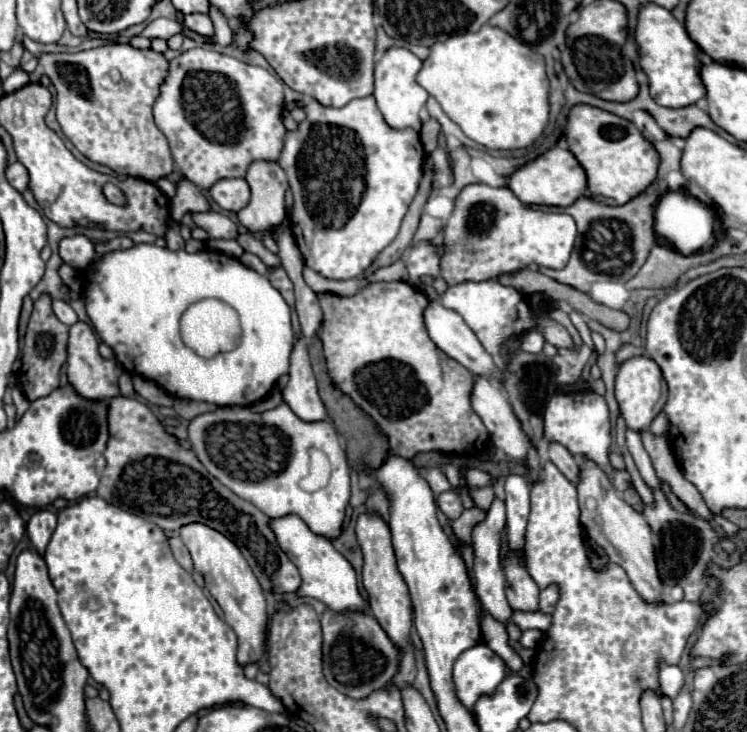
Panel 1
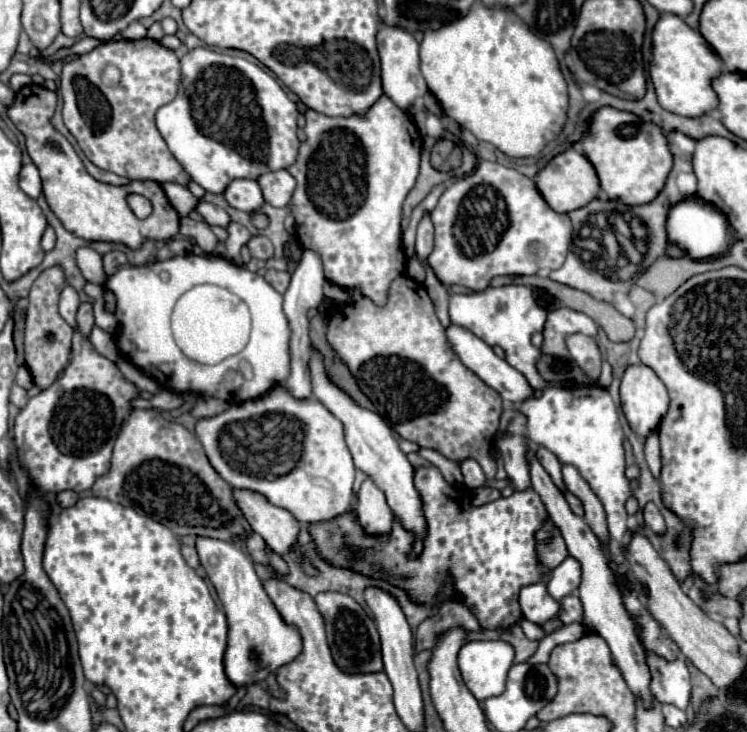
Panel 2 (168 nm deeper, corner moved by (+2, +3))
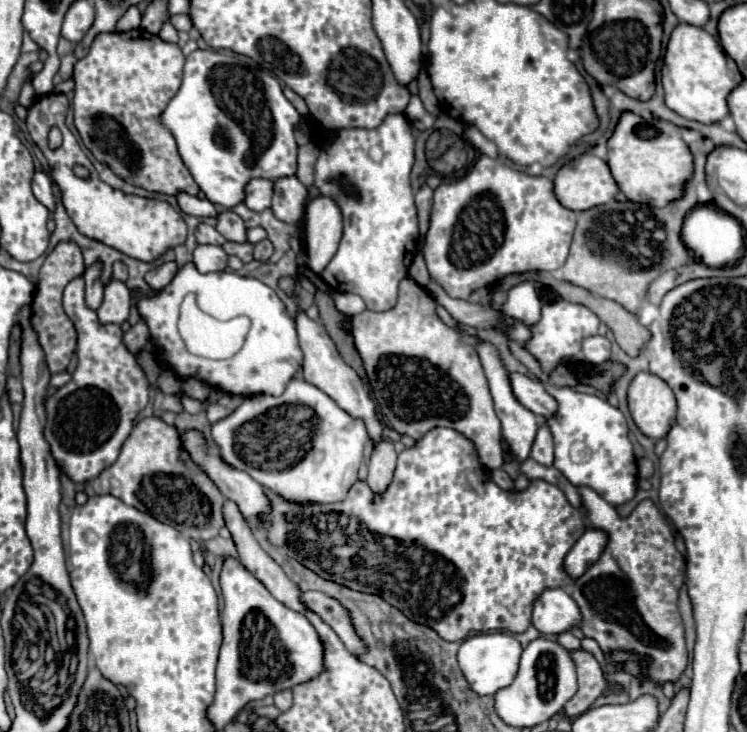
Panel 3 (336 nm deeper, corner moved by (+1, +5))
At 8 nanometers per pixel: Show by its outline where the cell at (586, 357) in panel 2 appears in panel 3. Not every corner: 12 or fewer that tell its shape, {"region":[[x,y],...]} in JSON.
{"region":[[592,336],[582,342],[582,352],[592,364],[610,358],[610,340]]}

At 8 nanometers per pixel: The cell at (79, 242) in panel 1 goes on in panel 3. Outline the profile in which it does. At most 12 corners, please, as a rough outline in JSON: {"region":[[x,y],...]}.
{"region":[[110,280],[96,312],[102,324],[124,324],[130,290]]}

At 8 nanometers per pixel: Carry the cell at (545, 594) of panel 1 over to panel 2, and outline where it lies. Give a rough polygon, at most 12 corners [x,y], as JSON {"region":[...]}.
{"region":[[569,556],[547,580],[551,598],[573,594],[581,566]]}

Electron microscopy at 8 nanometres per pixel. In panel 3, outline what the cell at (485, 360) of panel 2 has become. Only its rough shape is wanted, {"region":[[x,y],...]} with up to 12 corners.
{"region":[[510,374],[514,396],[538,418],[558,410],[546,388],[524,376]]}

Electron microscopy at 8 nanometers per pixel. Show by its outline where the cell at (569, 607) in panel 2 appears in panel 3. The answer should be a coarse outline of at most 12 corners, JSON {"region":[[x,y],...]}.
{"region":[[580,488],[610,536],[570,590],[608,654],[652,658],[656,684],[688,664],[684,558],[642,500],[620,518]]}

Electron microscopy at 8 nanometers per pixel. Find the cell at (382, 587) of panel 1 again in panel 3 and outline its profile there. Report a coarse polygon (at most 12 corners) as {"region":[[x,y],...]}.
{"region":[[380,440],[368,464],[366,482],[386,490],[396,468],[396,450]]}

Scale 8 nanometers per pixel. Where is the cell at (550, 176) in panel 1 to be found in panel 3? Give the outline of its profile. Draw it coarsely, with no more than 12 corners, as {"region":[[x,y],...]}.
{"region":[[582,154],[560,168],[562,206],[586,212],[620,188],[606,160]]}

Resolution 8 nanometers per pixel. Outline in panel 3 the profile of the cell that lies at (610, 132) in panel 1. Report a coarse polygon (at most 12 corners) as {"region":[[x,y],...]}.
{"region":[[624,112],[608,166],[628,200],[682,198],[694,156],[676,124]]}

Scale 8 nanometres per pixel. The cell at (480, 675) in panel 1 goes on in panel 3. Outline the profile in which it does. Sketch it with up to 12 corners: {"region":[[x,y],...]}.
{"region":[[504,632],[474,634],[458,650],[478,694],[496,694],[518,672],[522,646]]}

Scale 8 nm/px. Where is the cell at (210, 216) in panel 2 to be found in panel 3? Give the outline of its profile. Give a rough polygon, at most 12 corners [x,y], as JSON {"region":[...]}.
{"region":[[226,210],[216,230],[228,242],[246,242],[246,226],[238,214]]}

